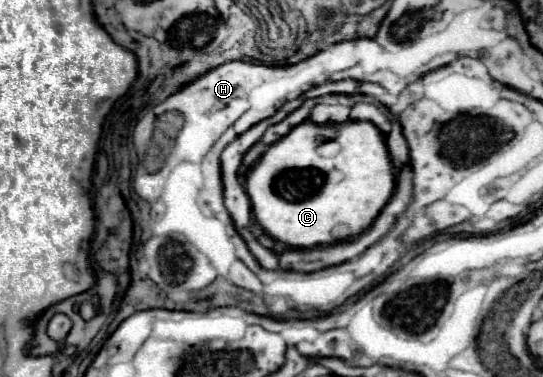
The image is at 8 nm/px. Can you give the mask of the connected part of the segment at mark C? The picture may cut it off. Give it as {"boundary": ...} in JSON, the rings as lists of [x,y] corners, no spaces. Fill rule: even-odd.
{"boundary":[[[303,121],[299,127],[293,127],[279,143],[267,147],[257,165],[253,165],[245,179],[245,191],[251,199],[251,207],[257,223],[263,231],[275,241],[285,243],[287,247],[313,247],[313,245],[331,245],[335,241],[345,241],[363,233],[383,209],[383,203],[391,197],[395,189],[393,165],[383,141],[383,133],[373,123],[341,123],[335,131],[339,133],[339,151],[333,157],[323,157],[319,153],[317,137],[325,131],[323,125],[313,121]]]}

